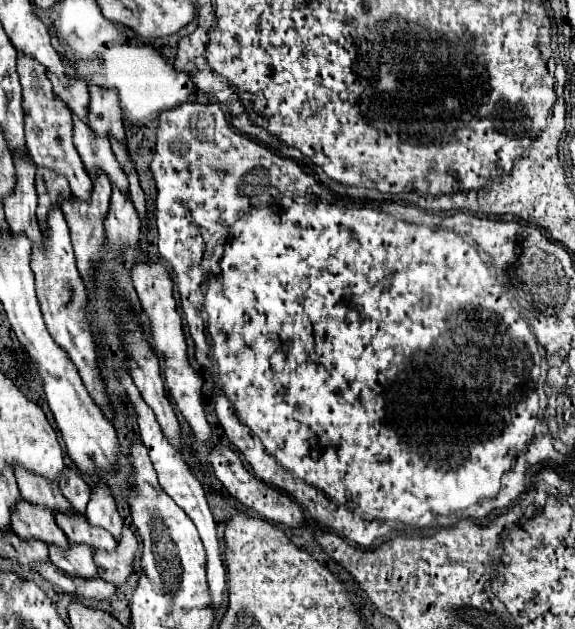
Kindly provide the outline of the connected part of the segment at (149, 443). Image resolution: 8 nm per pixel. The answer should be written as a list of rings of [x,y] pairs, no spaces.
[[[117,370],[115,372],[121,386],[125,388],[133,408],[135,408],[135,414],[137,414],[137,424],[139,424],[139,432],[141,432],[141,440],[143,444],[147,446],[149,450],[149,456],[151,456],[151,462],[157,470],[157,476],[159,476],[159,484],[161,488],[189,514],[189,518],[195,522],[197,530],[199,530],[199,536],[203,540],[203,546],[207,550],[207,578],[209,578],[209,590],[211,590],[211,600],[213,600],[213,608],[217,608],[221,602],[223,602],[223,592],[227,588],[227,582],[225,582],[225,568],[223,568],[223,562],[221,562],[221,554],[219,554],[219,540],[217,540],[217,530],[215,530],[215,522],[213,522],[213,516],[209,512],[209,506],[207,506],[207,500],[205,500],[205,494],[203,494],[203,488],[199,484],[199,480],[191,474],[187,462],[183,460],[183,456],[179,454],[179,450],[175,450],[175,446],[171,446],[171,442],[167,442],[167,436],[163,434],[153,410],[143,402],[137,386],[133,384],[131,376],[123,370]]]

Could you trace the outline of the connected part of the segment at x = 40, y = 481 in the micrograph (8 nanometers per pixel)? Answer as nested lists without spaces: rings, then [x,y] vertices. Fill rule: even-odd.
[[[13,470],[21,496],[29,502],[45,504],[49,510],[61,510],[71,512],[71,504],[63,494],[59,494],[57,482],[47,482],[45,478],[39,478],[39,474],[31,474],[31,470]]]

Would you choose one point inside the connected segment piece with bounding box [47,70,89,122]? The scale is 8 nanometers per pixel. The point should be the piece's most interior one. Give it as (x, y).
(75, 95)

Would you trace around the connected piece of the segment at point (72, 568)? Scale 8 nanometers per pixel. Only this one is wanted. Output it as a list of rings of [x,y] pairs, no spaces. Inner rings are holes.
[[[71,544],[67,550],[59,550],[59,546],[49,546],[49,558],[57,568],[61,568],[67,574],[77,574],[83,578],[97,576],[91,546]]]

